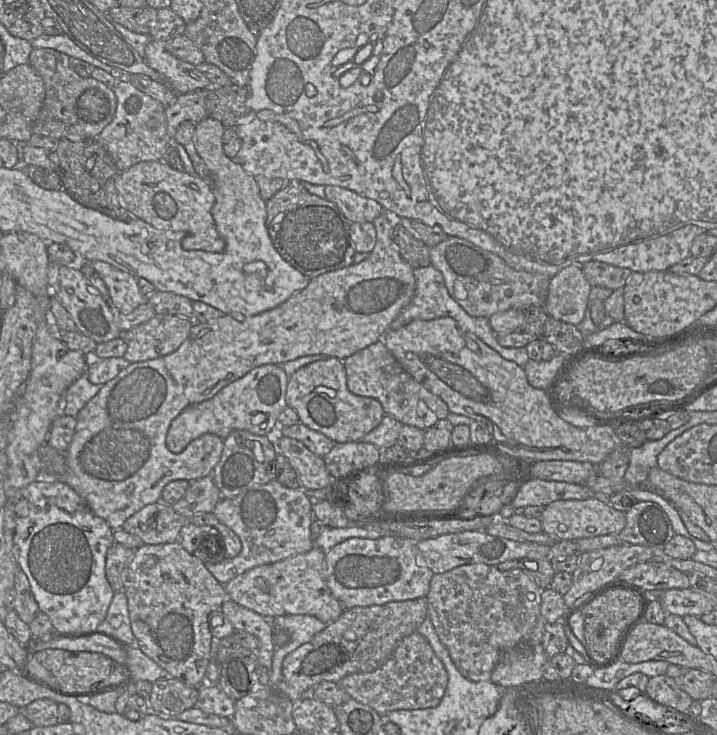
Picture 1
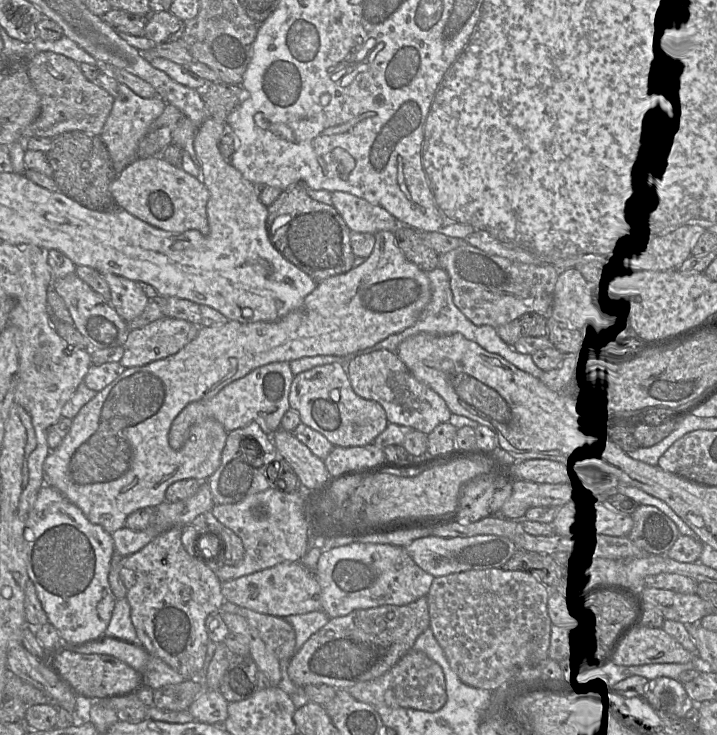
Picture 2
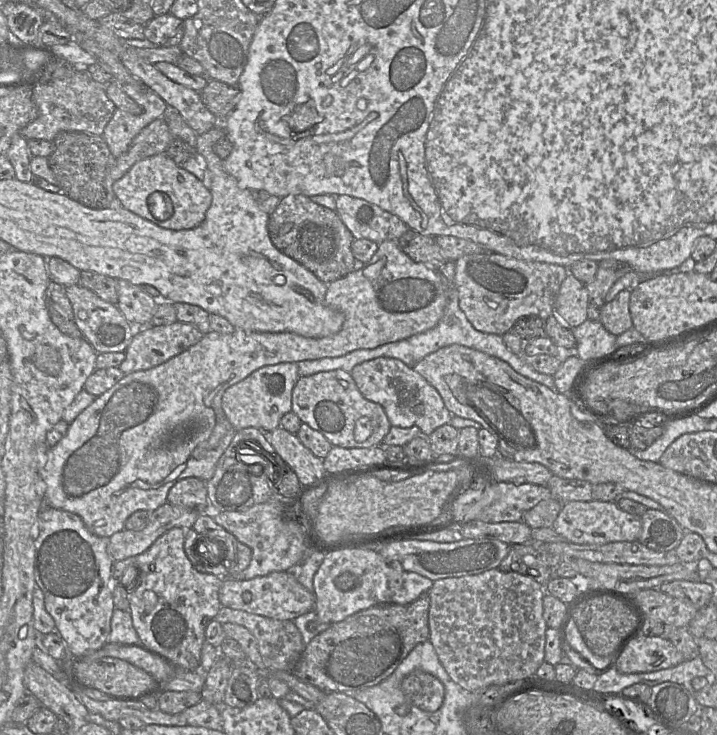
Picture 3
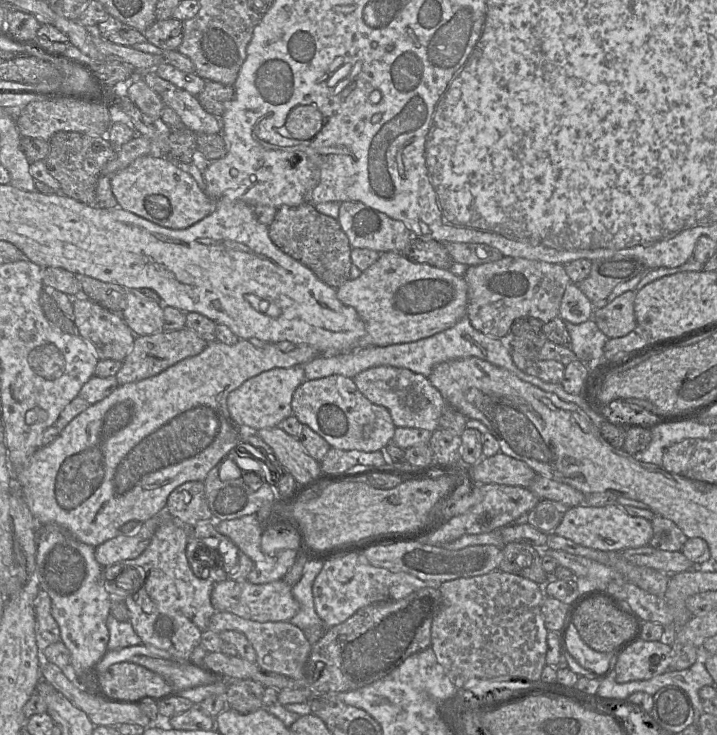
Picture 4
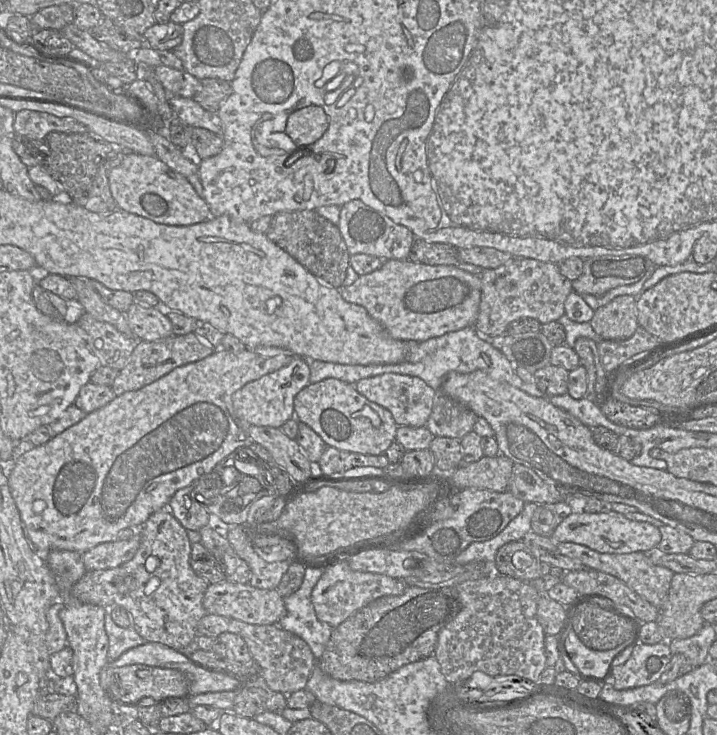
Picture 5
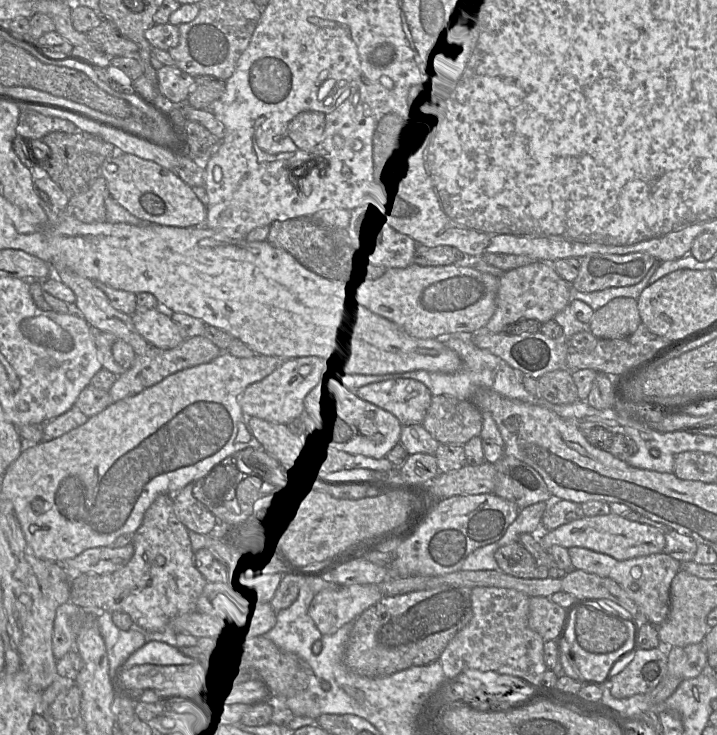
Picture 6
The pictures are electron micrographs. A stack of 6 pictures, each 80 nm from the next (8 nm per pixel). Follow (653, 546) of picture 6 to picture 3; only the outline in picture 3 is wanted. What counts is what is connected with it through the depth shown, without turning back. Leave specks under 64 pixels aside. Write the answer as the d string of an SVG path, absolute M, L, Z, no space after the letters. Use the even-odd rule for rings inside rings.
M591 500L563 503L552 528L569 542L602 545L610 542L638 541L642 533L641 516L623 511L616 502Z

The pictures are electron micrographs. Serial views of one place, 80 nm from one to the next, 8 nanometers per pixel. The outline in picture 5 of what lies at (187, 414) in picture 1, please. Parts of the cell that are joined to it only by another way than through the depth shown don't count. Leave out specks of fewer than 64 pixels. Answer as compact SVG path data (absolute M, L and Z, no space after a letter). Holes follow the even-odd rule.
M301 357L293 359L277 371L247 383L232 395L235 415L249 425L280 428L288 420L295 418L294 398L310 384L309 360Z

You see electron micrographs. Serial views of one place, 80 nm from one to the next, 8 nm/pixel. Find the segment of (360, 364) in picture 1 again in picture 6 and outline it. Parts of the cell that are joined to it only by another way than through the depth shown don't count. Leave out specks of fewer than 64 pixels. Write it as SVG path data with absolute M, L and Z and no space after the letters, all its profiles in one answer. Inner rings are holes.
M406 378L376 382L358 390L368 402L393 414L402 426L422 424L432 399L426 385Z

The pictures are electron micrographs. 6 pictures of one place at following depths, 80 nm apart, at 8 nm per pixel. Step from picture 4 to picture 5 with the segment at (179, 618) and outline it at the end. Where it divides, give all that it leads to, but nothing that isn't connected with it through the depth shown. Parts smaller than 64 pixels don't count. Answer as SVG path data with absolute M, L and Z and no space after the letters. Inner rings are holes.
M169 509L151 514L138 531L140 545L130 561L115 568L86 572L73 585L70 596L81 603L106 609L119 605L127 610L132 627L146 642L183 649L196 638L198 622L207 614L203 597L209 583L192 569L187 530Z

